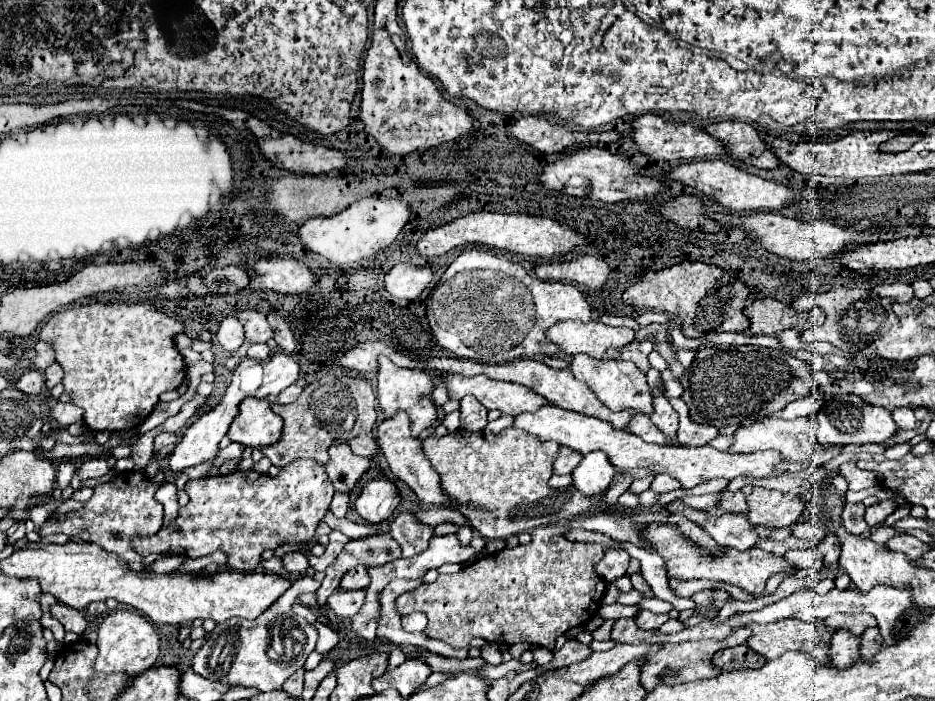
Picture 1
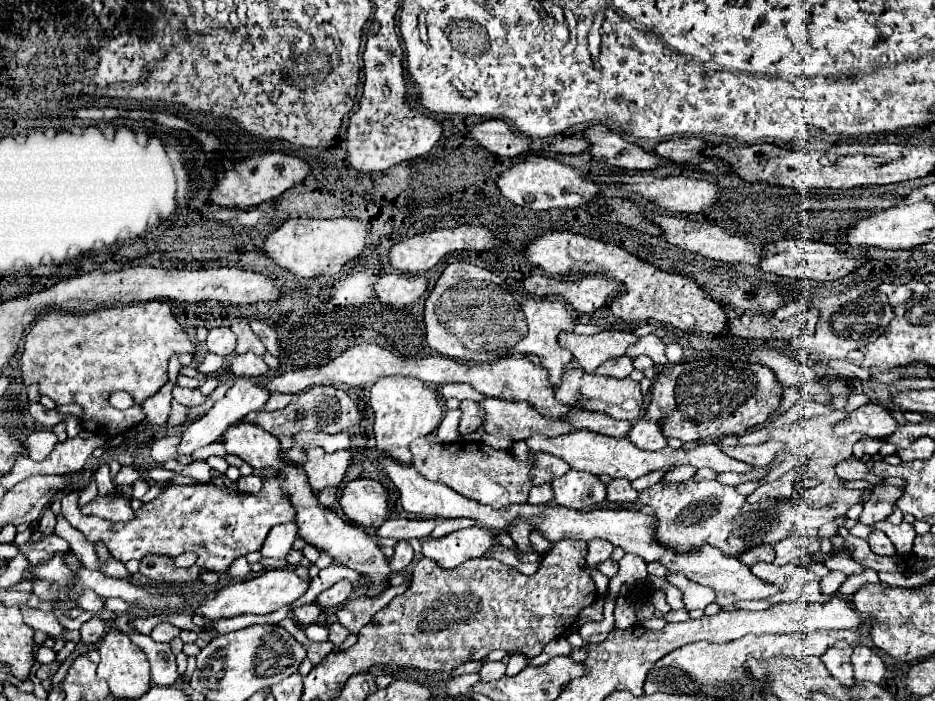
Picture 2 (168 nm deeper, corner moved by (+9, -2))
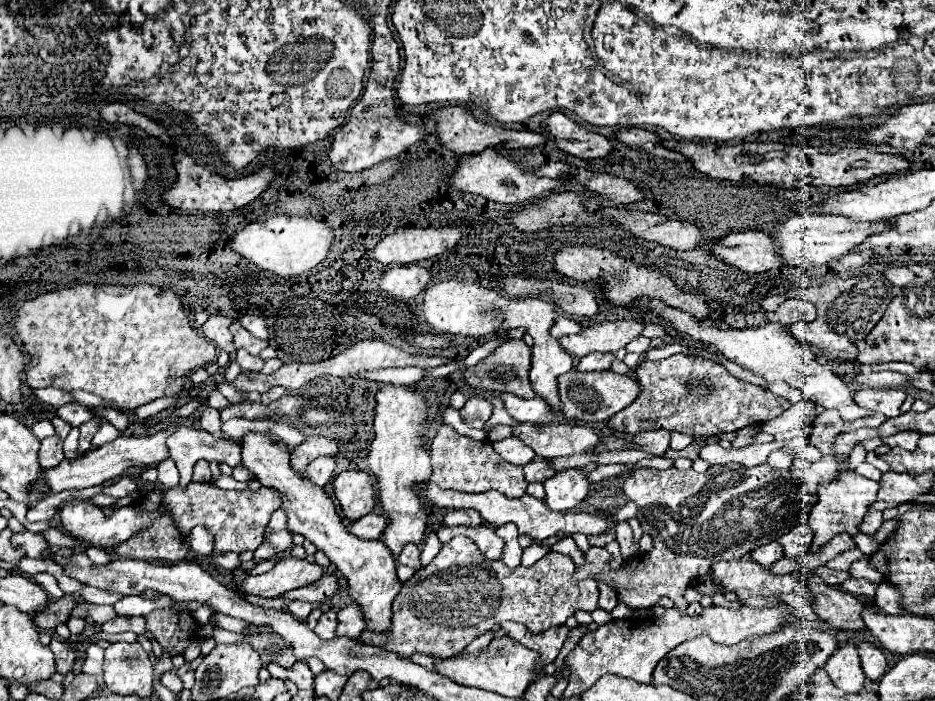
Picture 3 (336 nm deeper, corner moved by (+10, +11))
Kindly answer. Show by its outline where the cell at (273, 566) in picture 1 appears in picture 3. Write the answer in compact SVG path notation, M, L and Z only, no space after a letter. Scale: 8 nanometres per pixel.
M226 552L222 556L212 556L212 562L218 570L236 570L240 566L240 554Z

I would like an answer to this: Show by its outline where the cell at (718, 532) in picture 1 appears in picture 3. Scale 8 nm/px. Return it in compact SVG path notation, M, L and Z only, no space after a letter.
M770 542L770 544L764 544L764 546L758 546L756 550L750 552L750 558L762 566L770 566L774 564L776 560L782 558L782 546L778 542Z

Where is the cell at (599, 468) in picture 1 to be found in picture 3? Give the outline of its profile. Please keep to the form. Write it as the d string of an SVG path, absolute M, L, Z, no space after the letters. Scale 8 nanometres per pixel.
M566 468L544 482L544 502L552 510L572 510L588 496L590 484L592 482L588 482L586 472L582 472L580 468Z

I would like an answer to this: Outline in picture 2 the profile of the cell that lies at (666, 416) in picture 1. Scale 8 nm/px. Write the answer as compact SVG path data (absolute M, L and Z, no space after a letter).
M637 421L629 433L629 439L645 451L659 451L663 447L667 447L667 439L661 435L659 425L651 423L651 421Z

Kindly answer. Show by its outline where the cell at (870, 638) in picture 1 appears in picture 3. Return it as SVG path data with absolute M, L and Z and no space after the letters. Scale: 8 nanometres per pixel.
M860 642L856 648L858 648L860 660L862 660L862 670L864 670L866 678L872 682L880 680L882 674L886 672L886 658L884 658L882 650L872 642Z

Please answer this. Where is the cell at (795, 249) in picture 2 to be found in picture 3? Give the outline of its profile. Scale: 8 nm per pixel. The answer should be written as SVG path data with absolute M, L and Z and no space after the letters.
M750 230L728 234L718 240L712 248L716 258L744 270L744 272L766 272L772 268L782 268L784 260L776 254L776 246L772 246L772 234Z

